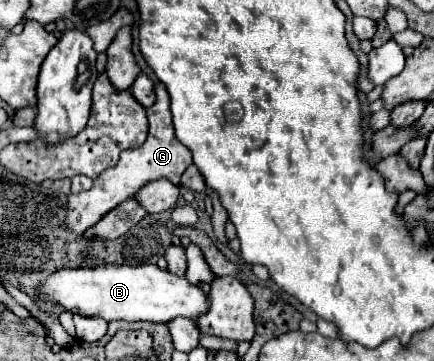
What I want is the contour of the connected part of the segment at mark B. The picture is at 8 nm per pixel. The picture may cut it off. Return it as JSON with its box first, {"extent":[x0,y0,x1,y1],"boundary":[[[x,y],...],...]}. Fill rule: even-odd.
{"extent":[37,264,209,322],"boundary":[[[155,264],[99,268],[63,268],[51,274],[39,288],[37,298],[49,304],[59,304],[65,310],[81,316],[99,316],[107,322],[169,322],[177,316],[197,320],[209,310],[209,296],[199,284],[189,284],[187,278],[161,270]]]}

